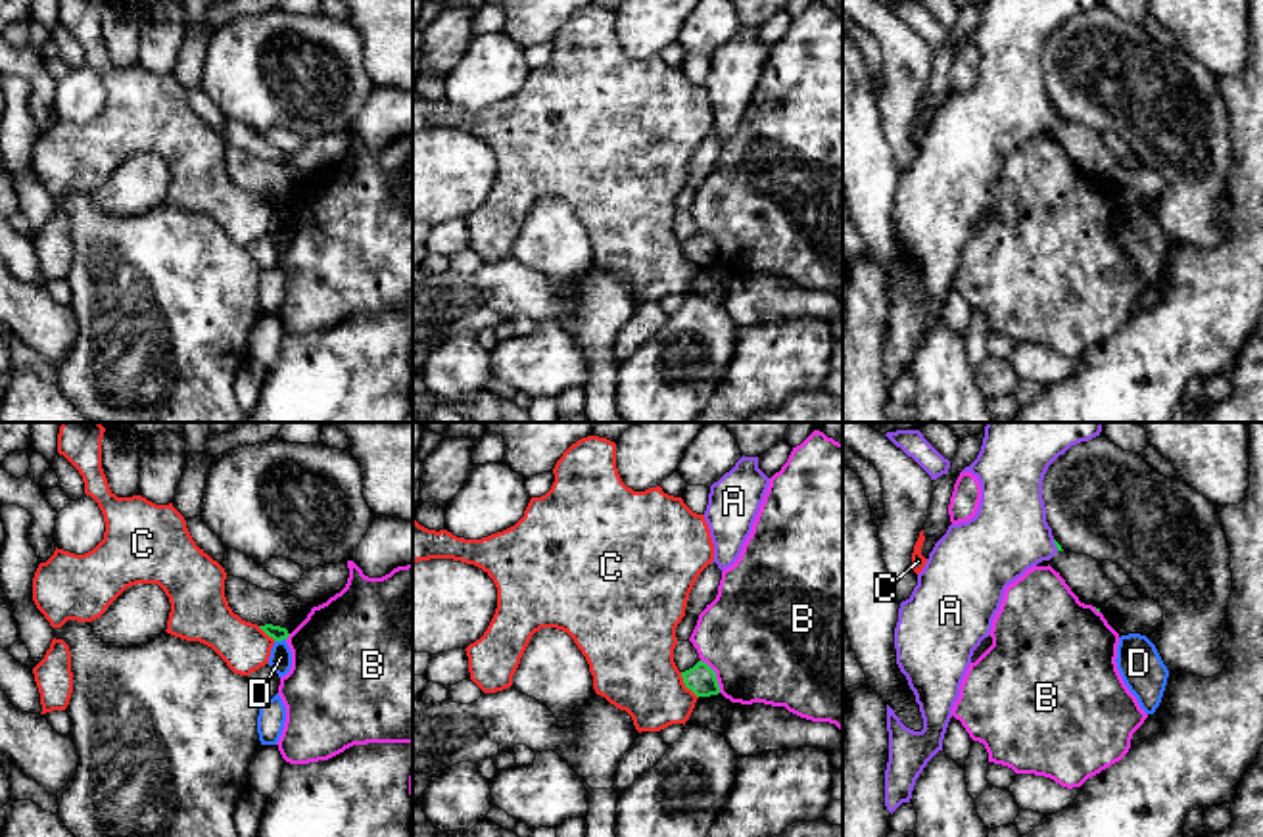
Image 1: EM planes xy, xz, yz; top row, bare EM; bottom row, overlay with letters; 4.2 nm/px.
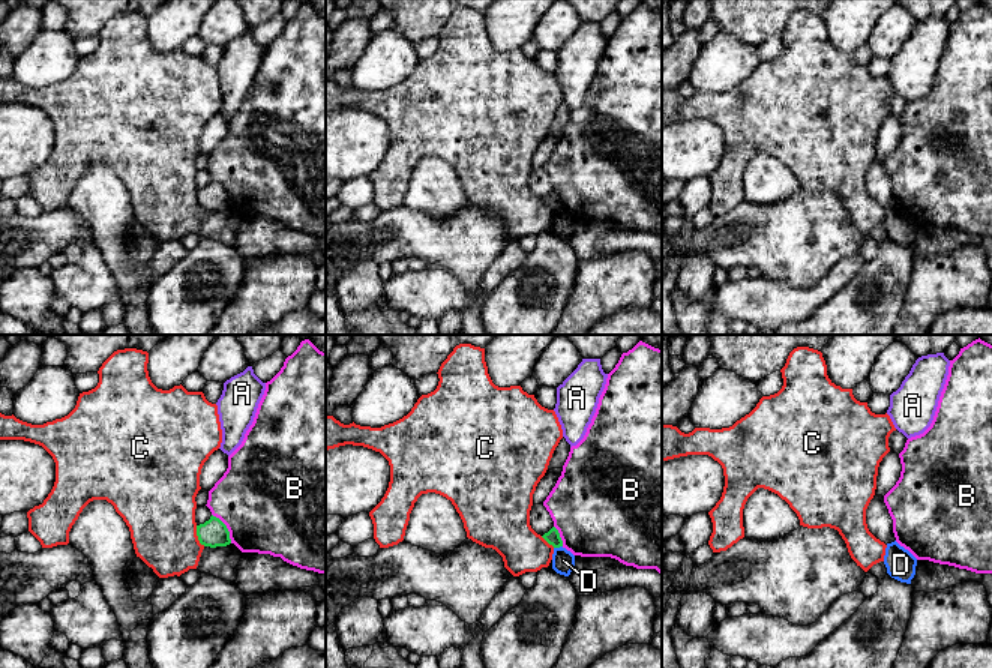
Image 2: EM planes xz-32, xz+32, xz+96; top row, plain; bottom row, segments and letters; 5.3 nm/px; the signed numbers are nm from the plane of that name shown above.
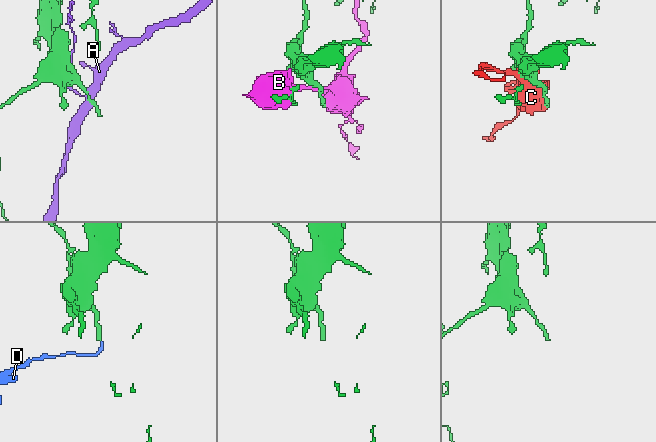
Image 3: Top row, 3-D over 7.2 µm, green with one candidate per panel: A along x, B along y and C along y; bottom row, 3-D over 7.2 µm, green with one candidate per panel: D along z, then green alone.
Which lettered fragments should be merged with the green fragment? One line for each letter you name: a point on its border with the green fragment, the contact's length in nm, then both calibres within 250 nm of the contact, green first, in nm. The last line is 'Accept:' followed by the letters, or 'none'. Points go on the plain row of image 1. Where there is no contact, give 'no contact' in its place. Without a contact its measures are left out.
Accept: none

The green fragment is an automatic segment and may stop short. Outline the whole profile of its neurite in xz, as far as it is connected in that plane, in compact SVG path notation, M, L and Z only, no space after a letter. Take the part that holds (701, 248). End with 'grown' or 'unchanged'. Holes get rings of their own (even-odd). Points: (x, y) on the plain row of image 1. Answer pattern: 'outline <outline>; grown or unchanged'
outline M703 230L681 242L681 248L685 257L691 259L697 267L710 267L720 263L716 242Z; unchanged

